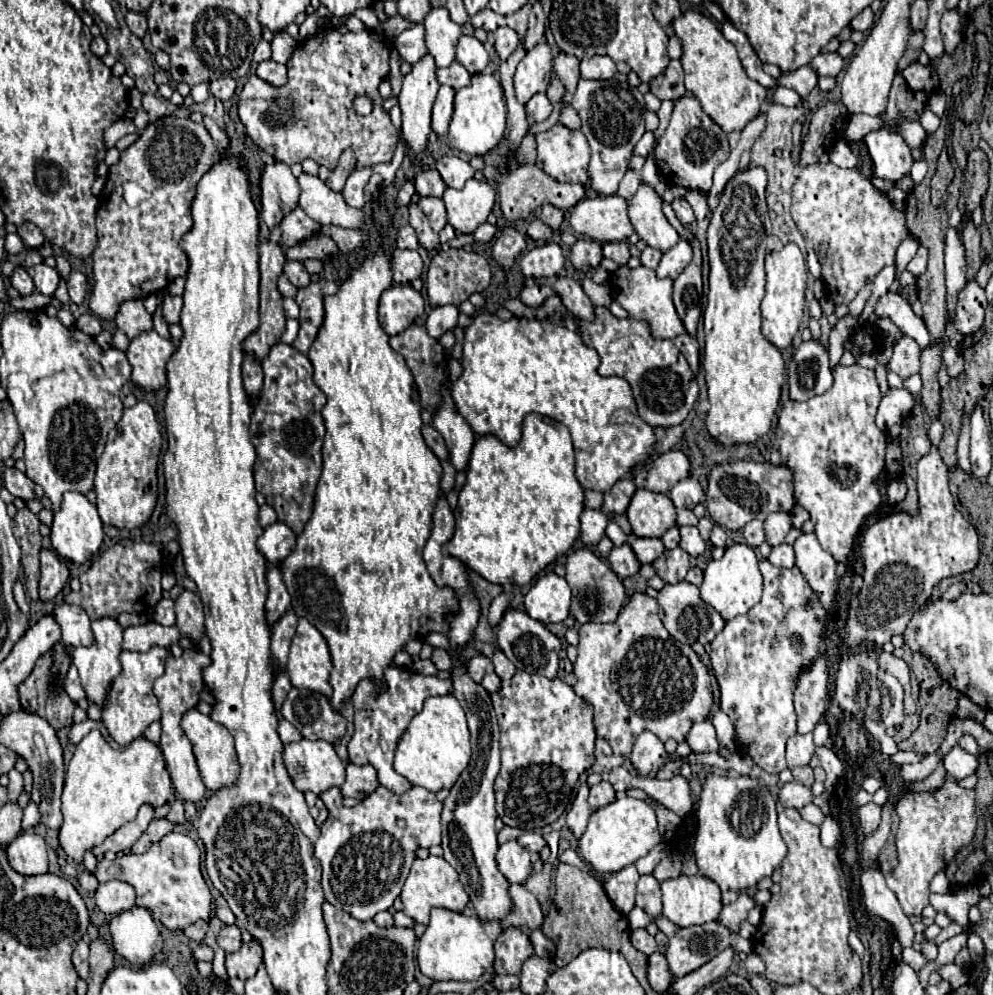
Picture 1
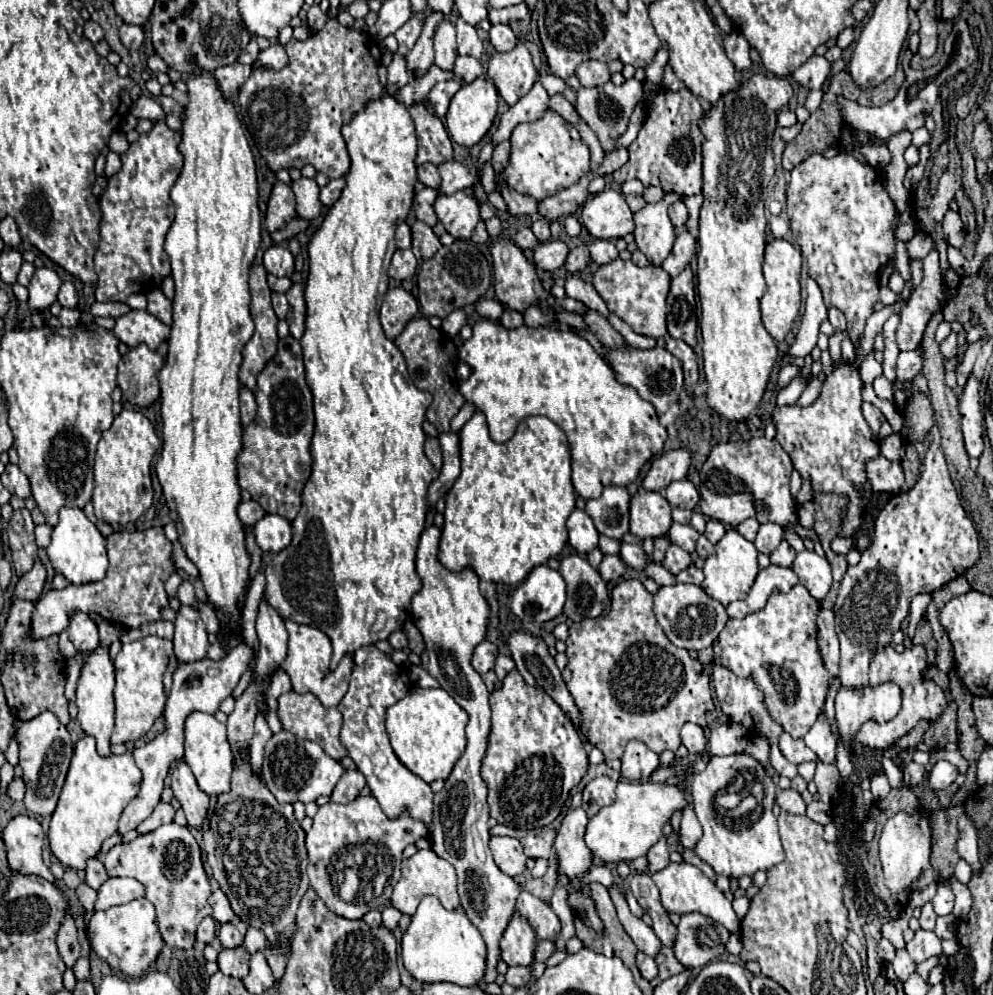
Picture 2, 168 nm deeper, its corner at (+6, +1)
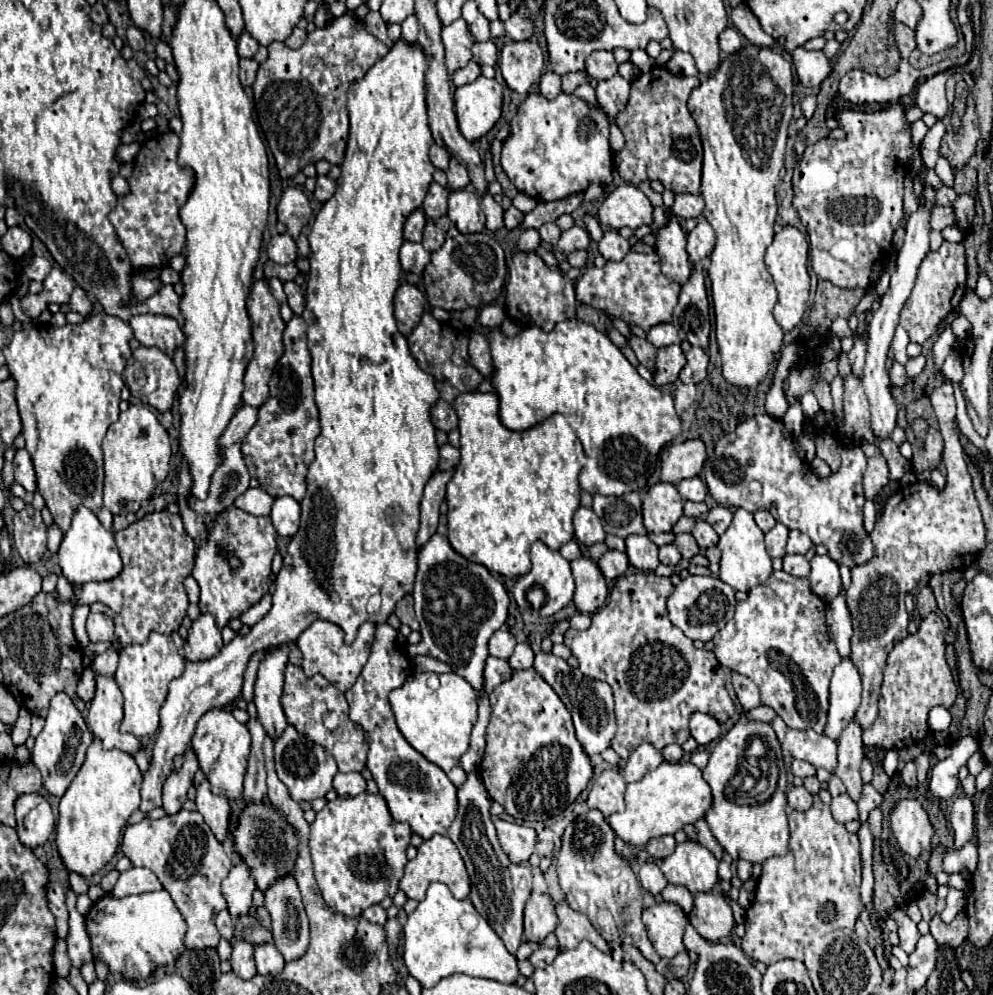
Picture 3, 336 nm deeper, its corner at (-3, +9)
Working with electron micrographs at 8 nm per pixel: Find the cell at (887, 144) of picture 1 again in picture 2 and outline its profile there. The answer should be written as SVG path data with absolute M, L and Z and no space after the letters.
M907 49L903 53L903 59L901 59L901 65L905 67L905 85L899 89L899 93L893 101L889 101L881 107L863 107L863 105L857 105L855 101L847 101L847 99L839 97L839 107L841 107L843 119L847 123L851 123L857 131L867 133L869 137L873 137L879 143L887 143L895 133L915 131L915 129L923 127L925 113L931 111L933 103L939 97L939 87L947 79L945 73L951 73L951 71L945 71L945 65L941 65L941 67L937 65L937 73L935 71L915 71L915 69L911 69L911 57L913 57L913 53Z

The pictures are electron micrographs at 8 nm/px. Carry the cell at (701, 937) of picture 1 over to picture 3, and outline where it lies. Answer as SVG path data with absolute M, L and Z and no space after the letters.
M720 891L696 893L690 911L692 927L708 941L720 941L734 927L734 917L728 901Z

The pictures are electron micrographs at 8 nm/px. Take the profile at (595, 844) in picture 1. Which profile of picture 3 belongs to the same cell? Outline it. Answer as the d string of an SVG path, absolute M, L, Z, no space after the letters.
M662 761L660 767L648 771L644 779L628 785L624 813L610 815L608 823L616 831L616 835L622 837L626 843L642 847L652 837L660 837L668 833L674 835L684 825L696 823L706 815L710 807L712 807L710 785L704 781L702 771L696 765L692 765L690 761L682 761L682 763Z

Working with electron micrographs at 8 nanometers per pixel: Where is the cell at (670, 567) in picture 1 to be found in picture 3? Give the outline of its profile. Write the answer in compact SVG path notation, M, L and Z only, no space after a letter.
M678 533L674 545L678 547L678 551L682 553L684 559L692 559L694 555L700 553L700 547L698 547L696 539L692 537L692 533Z

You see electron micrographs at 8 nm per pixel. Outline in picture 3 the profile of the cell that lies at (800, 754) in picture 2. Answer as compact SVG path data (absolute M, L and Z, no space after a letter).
M788 728L781 747L783 750L788 750L794 759L808 761L816 769L822 767L832 773L838 765L838 761L836 761L838 743L826 735L812 731L812 729L800 731L800 729Z

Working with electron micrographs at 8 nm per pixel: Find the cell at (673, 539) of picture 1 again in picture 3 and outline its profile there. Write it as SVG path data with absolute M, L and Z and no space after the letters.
M674 543L660 547L660 563L664 563L664 565L676 565L680 559L682 559L682 555L676 549Z

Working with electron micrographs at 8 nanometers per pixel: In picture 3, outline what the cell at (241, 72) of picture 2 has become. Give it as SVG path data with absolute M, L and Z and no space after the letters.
M242 59L240 61L240 79L242 79L244 87L250 87L254 83L256 71L258 71L258 63L254 59Z

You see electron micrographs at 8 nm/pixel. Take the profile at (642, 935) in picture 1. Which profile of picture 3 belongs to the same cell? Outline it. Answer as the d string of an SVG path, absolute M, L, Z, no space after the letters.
M656 903L642 913L642 921L646 925L648 937L658 951L660 957L676 957L686 951L682 943L682 935L686 925L690 923L688 915L676 903Z

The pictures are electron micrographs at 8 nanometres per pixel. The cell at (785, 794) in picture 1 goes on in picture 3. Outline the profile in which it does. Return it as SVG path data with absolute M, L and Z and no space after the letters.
M790 787L786 791L788 805L798 811L808 811L812 807L812 795L804 787Z

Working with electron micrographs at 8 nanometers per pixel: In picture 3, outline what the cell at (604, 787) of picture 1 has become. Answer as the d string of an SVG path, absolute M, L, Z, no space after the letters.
M608 769L594 781L586 803L590 809L598 809L604 817L610 817L612 813L624 809L624 793L626 781L622 773L616 769Z

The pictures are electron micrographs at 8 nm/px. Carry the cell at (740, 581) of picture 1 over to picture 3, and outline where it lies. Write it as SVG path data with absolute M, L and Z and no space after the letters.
M738 507L734 511L734 519L730 523L730 527L720 535L718 547L722 551L722 559L720 559L720 579L724 583L728 583L732 589L736 591L750 591L752 587L764 583L764 579L770 577L772 573L772 559L766 553L764 547L764 533L760 531L760 527L756 525L754 517L750 511Z

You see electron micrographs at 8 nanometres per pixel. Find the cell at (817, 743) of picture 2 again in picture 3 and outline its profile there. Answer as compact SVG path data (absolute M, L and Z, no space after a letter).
M850 657L842 659L834 667L832 683L830 683L830 711L828 711L828 725L824 735L830 739L838 739L844 727L854 719L854 713L860 705L862 697L862 679L858 667Z

